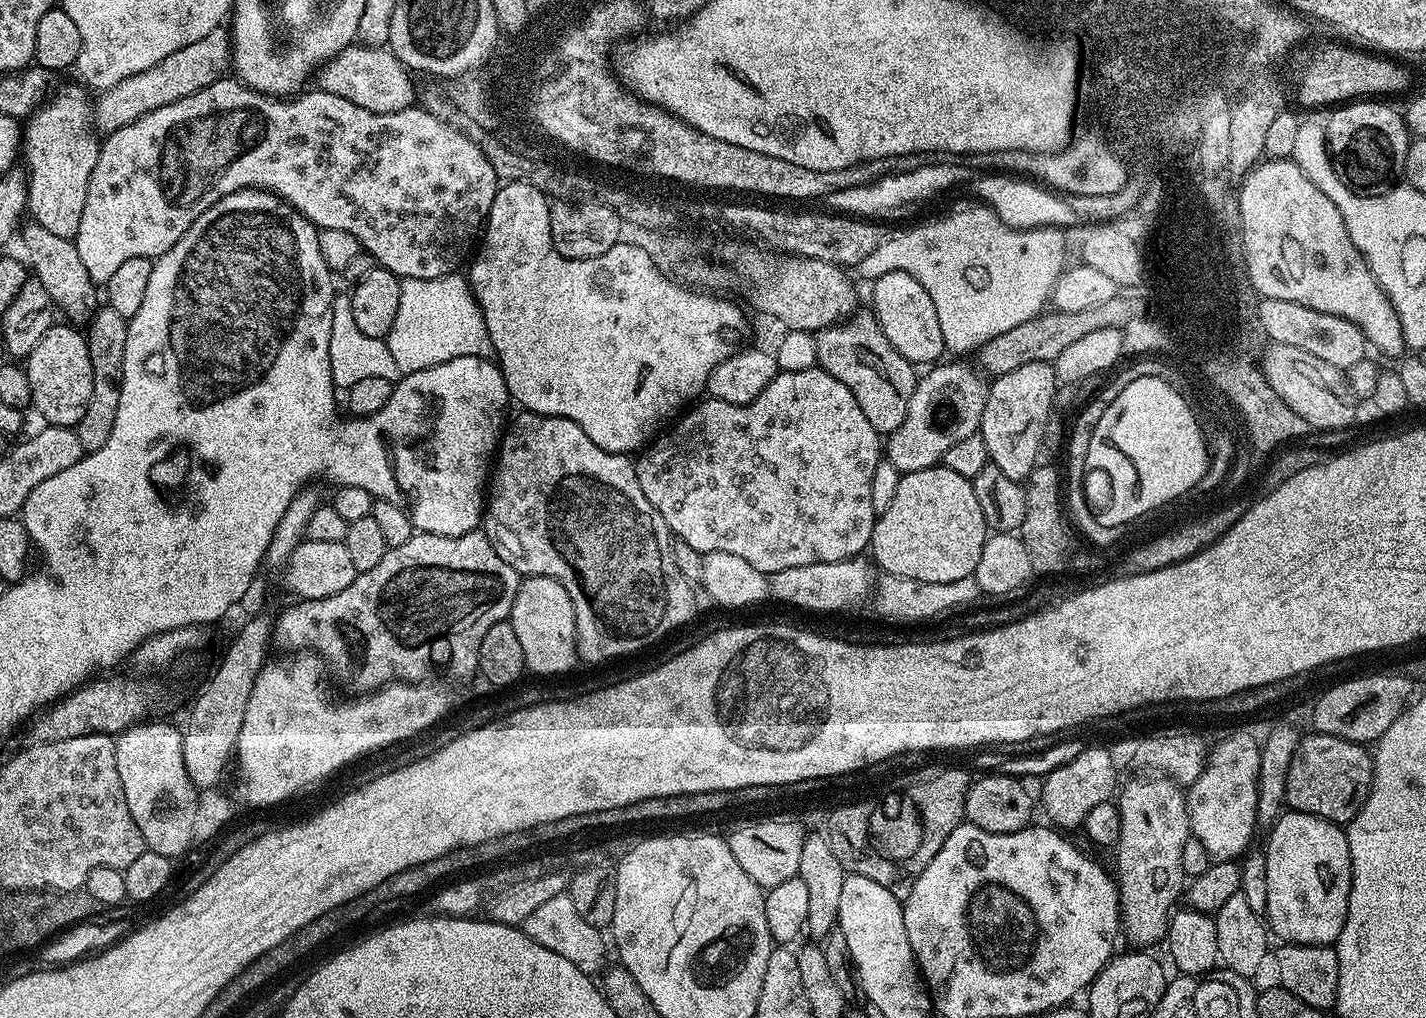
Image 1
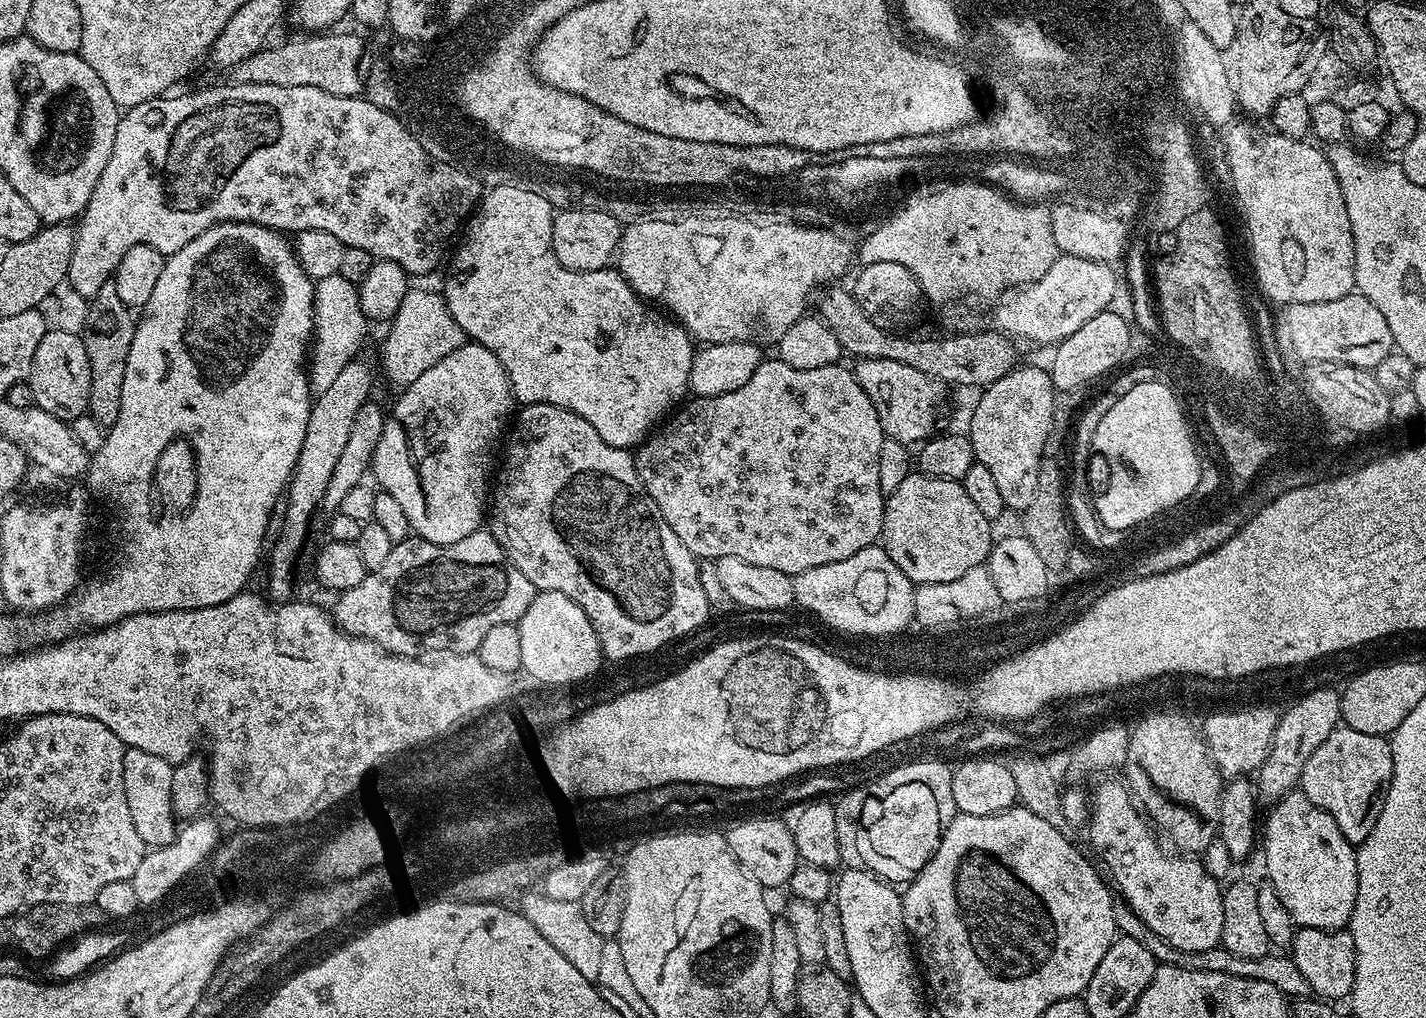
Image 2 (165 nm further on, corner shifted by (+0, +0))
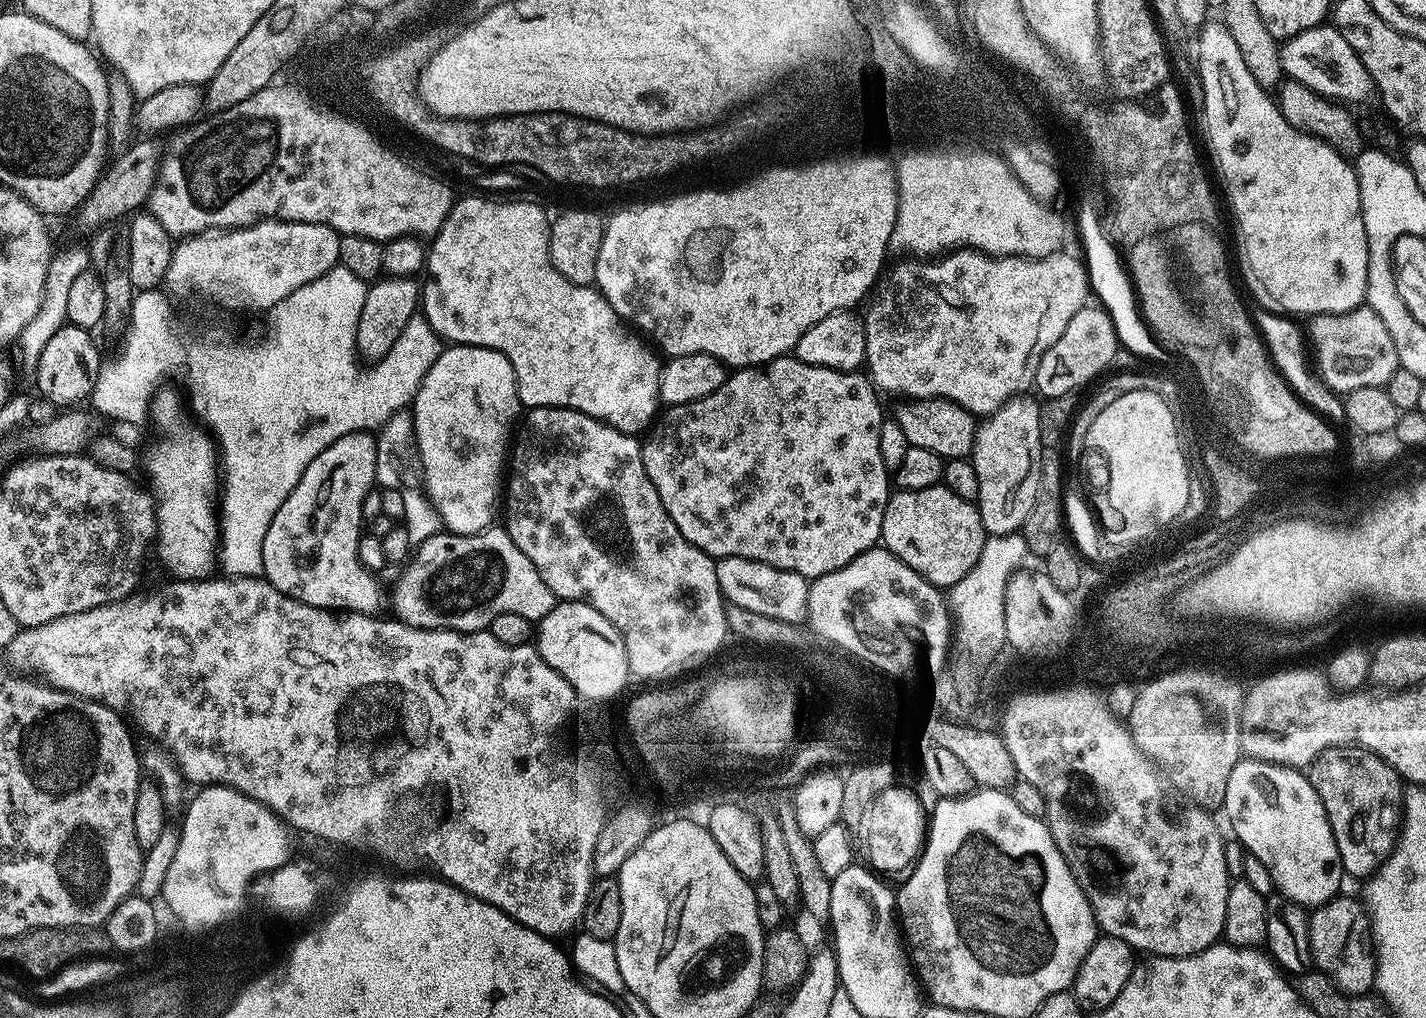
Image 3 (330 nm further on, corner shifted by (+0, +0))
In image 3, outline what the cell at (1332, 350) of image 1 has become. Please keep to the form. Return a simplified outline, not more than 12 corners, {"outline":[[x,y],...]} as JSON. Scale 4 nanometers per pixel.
{"outline":[[1372,308],[1313,316],[1315,371],[1337,394],[1400,367]]}

